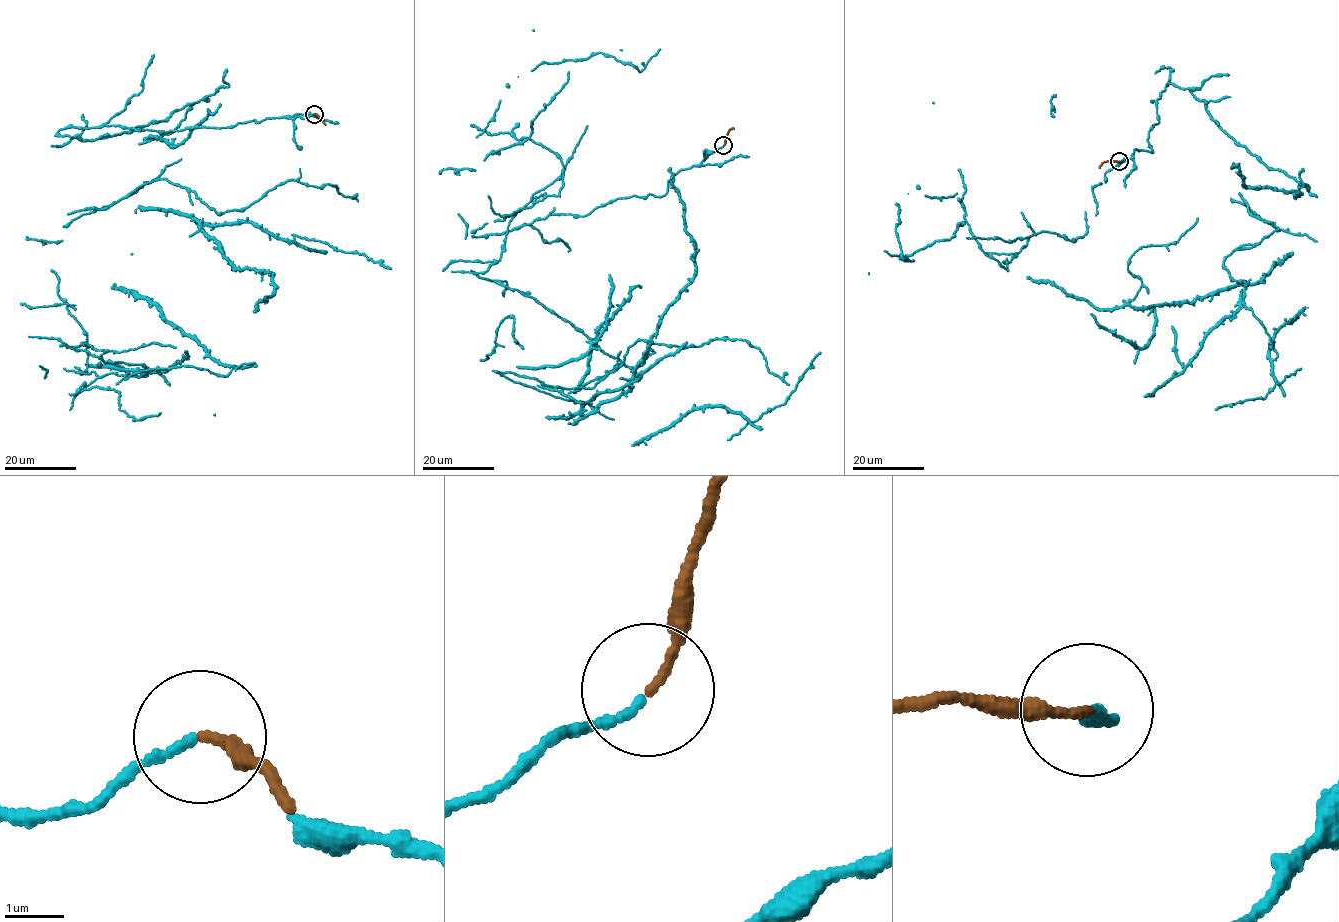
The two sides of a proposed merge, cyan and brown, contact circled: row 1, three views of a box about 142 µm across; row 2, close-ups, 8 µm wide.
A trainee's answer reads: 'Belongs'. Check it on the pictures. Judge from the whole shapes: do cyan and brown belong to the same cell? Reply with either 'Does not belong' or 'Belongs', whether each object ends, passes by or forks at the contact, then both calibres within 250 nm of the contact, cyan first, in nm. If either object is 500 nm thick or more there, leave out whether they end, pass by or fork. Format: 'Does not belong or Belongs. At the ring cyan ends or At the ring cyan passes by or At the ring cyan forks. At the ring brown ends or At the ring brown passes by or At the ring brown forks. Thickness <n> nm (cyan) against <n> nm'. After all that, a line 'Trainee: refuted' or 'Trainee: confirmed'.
Belongs. At the ring cyan ends. At the ring brown ends. Thickness 140 nm (cyan) against 140 nm
Trainee: confirmed

